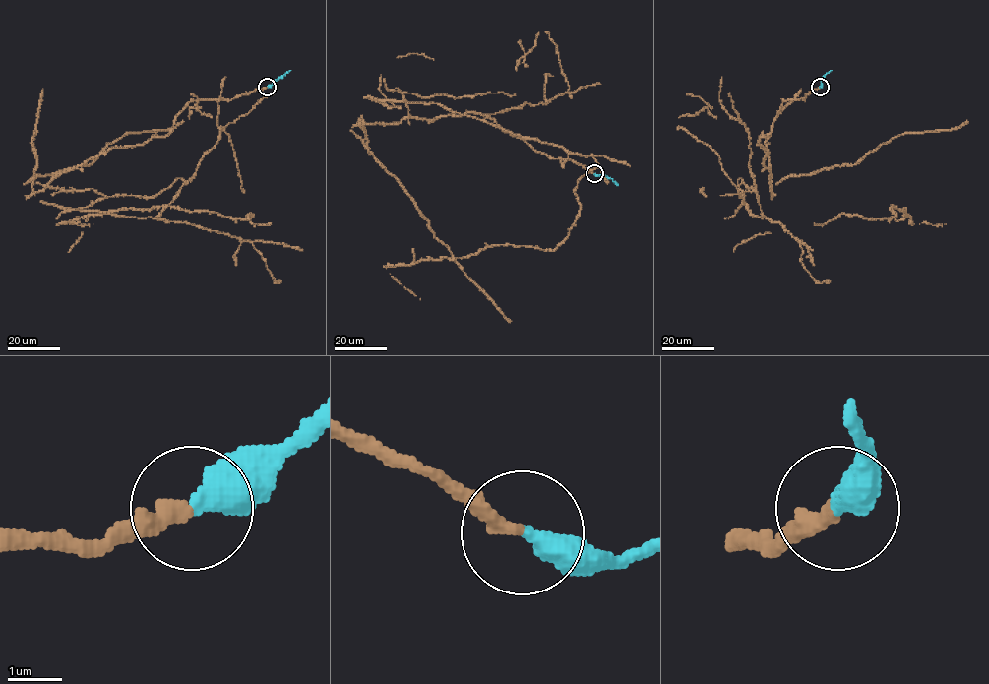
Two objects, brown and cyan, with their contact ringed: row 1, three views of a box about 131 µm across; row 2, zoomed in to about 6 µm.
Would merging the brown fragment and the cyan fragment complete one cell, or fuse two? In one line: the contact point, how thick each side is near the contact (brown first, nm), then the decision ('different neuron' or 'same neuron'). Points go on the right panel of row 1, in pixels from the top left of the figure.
at (820, 87); 280 nm thick on the brown side, 440 nm on the other; same neuron

